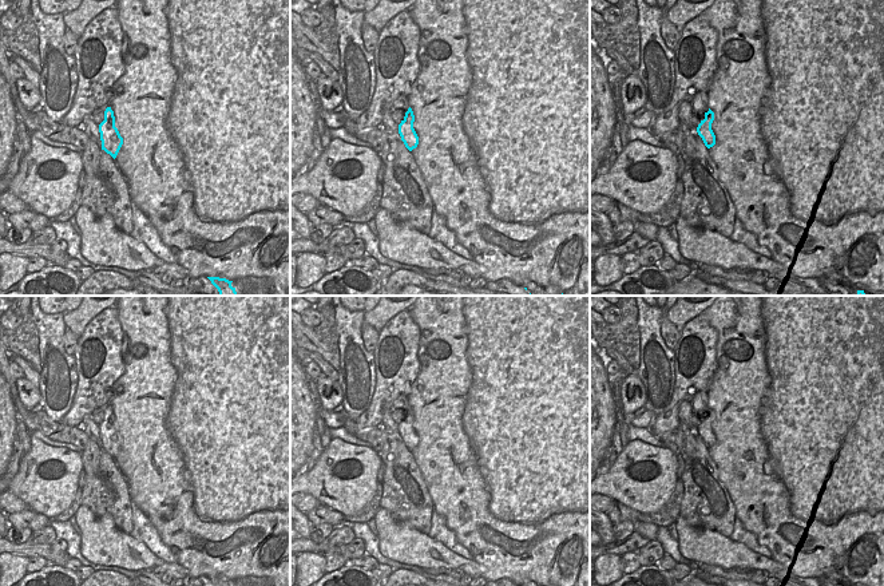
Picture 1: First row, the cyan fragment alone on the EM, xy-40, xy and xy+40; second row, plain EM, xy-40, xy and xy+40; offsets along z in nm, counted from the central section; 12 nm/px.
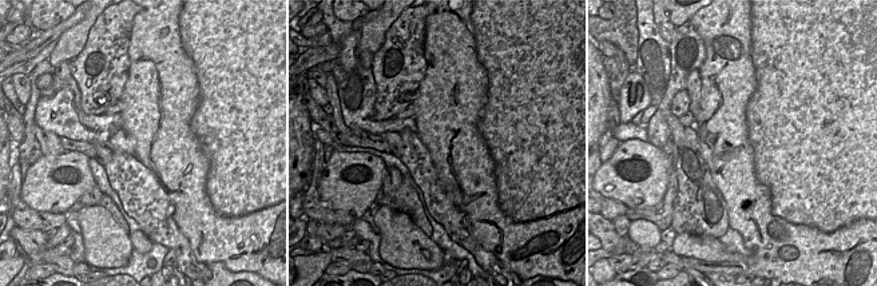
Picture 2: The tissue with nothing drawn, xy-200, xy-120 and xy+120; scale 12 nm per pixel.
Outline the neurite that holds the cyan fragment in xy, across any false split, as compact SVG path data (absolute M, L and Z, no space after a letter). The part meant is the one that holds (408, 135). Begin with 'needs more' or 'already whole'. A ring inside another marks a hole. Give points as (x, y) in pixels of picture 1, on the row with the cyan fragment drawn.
needs more | M401 95L393 102L393 110L403 110L404 119L399 124L399 134L405 147L412 151L419 144L419 136L413 128L415 115L408 104L408 98Z

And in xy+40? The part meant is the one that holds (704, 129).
needs more | M699 91L691 100L693 111L698 114L701 123L697 127L698 135L702 138L707 149L715 144L715 135L711 130L714 112L707 106L707 92Z

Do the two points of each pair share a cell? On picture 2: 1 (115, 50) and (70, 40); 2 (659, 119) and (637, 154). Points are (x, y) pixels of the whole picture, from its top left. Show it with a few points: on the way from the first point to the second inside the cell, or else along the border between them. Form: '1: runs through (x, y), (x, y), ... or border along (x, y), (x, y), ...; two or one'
1: border along (99, 15), (88, 32), (84, 47), (72, 59); two
2: border along (649, 140), (661, 149); two

